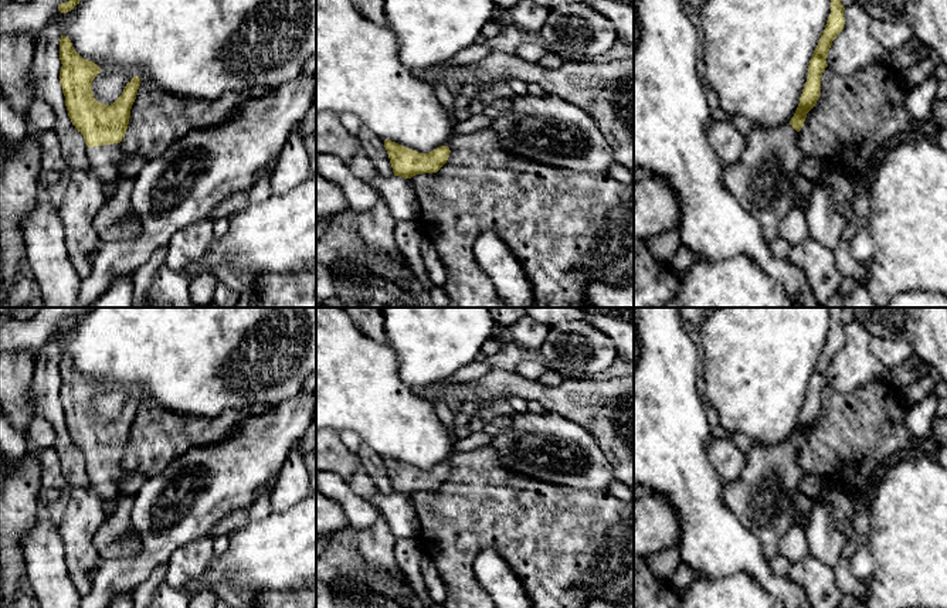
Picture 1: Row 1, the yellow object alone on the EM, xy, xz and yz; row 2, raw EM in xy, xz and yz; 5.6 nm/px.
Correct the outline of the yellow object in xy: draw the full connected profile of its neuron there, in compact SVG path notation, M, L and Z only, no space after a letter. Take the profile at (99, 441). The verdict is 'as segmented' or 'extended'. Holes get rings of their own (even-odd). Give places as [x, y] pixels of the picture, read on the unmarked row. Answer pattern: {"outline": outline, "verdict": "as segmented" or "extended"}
{"outline": "M68 354L60 357L60 400L68 434L86 462L88 485L71 489L71 497L57 524L65 548L69 578L81 597L92 588L92 570L101 563L92 540L108 517L108 506L119 499L118 480L126 473L121 459L125 455L130 427L140 404L133 394L122 412L111 422L98 420L92 398L101 385L84 377Z", "verdict": "extended"}

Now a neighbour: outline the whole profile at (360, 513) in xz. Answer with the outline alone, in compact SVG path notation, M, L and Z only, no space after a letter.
M316 472L316 488L343 507L349 526L356 531L373 526L381 516L374 505L354 493L349 480L339 475Z

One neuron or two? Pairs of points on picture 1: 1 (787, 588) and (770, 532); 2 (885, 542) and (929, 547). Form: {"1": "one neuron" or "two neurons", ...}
{"1": "two neurons", "2": "one neuron"}

